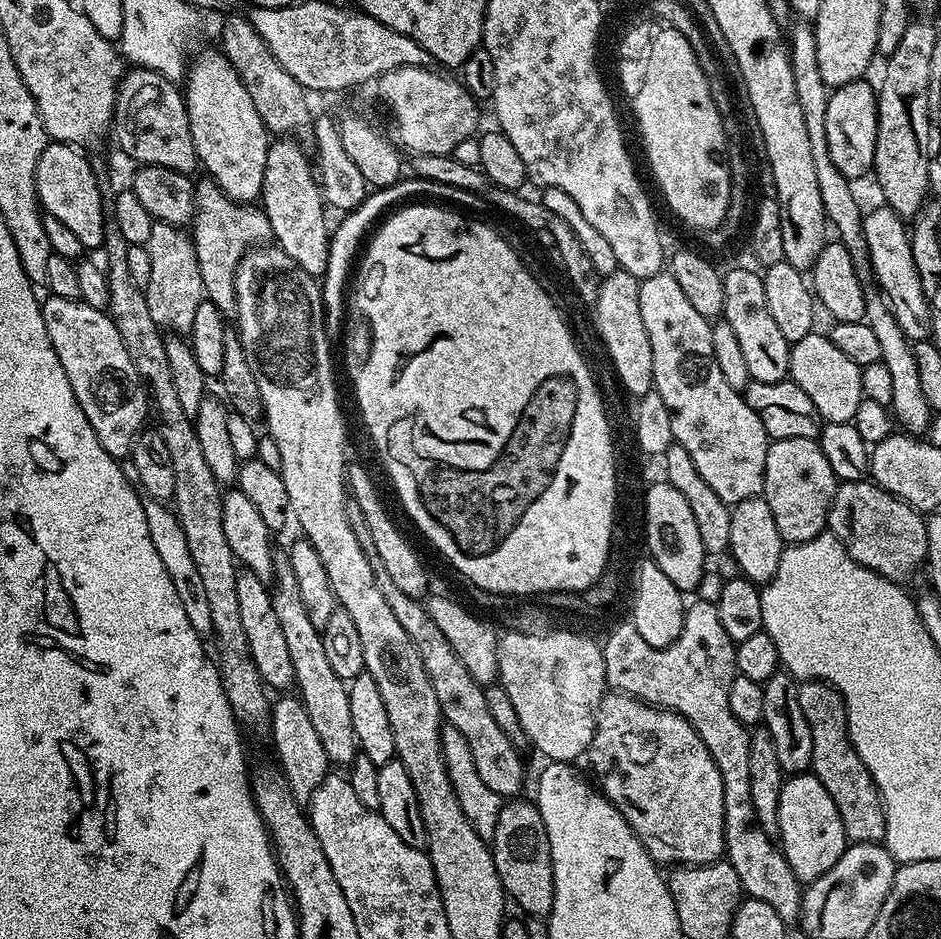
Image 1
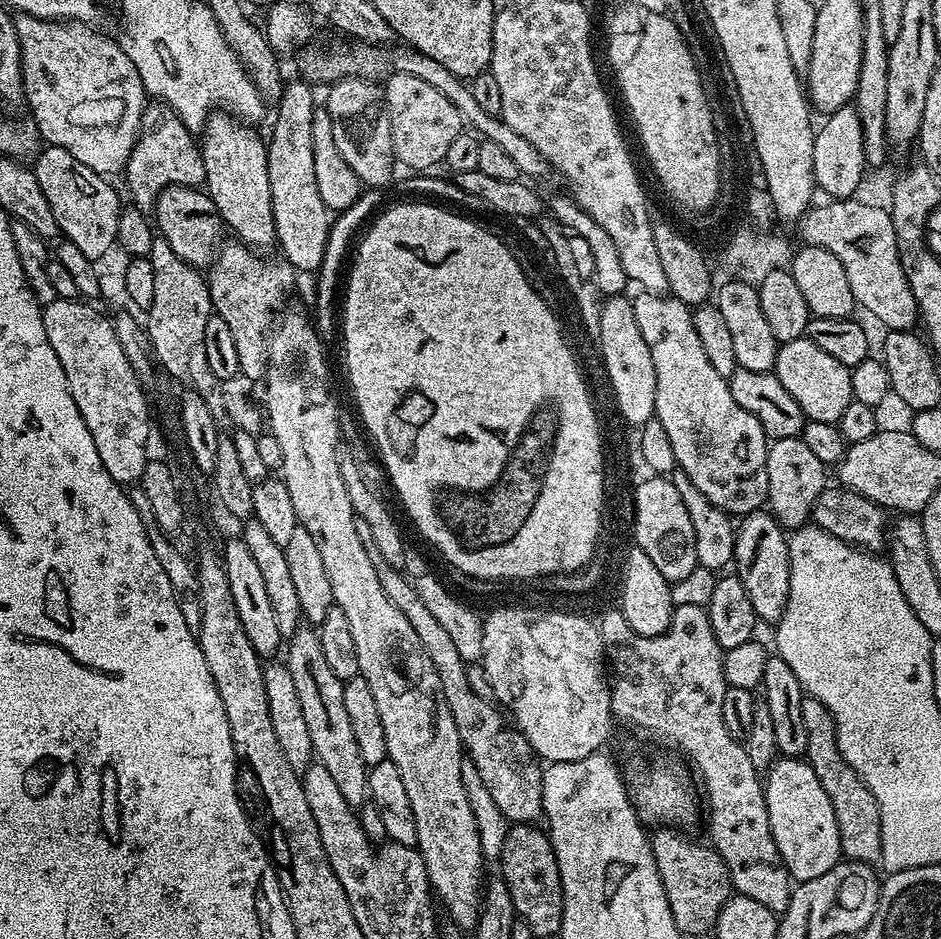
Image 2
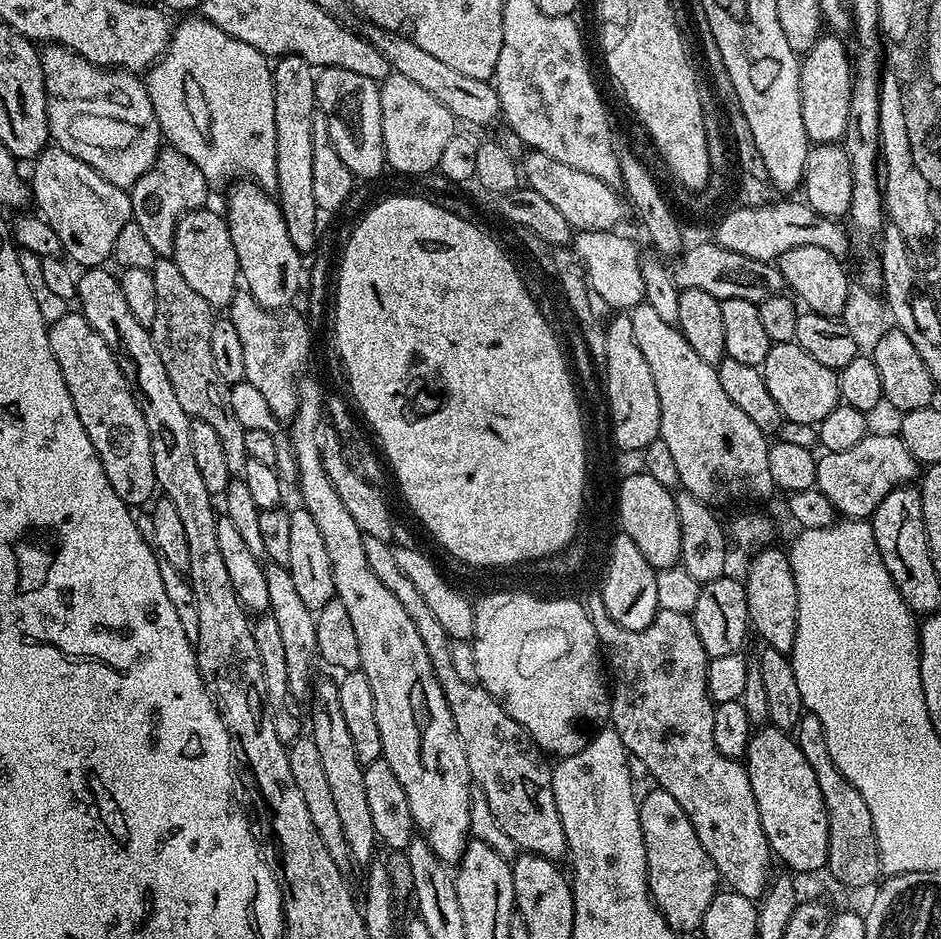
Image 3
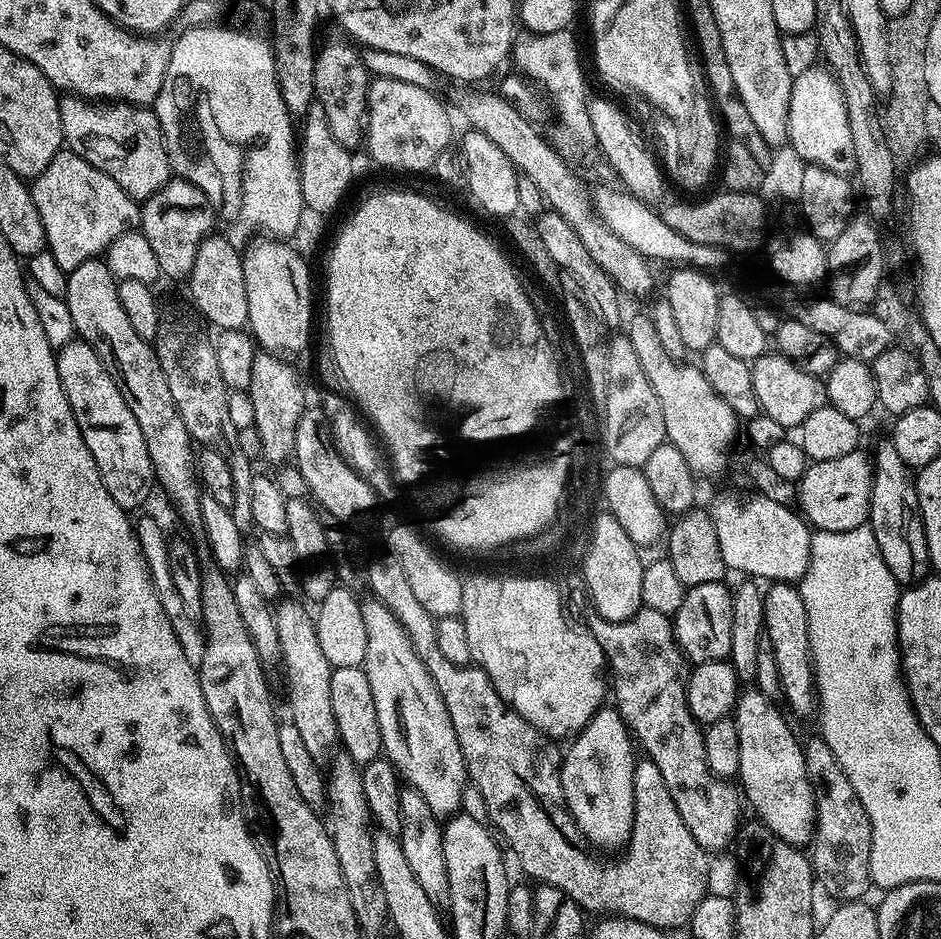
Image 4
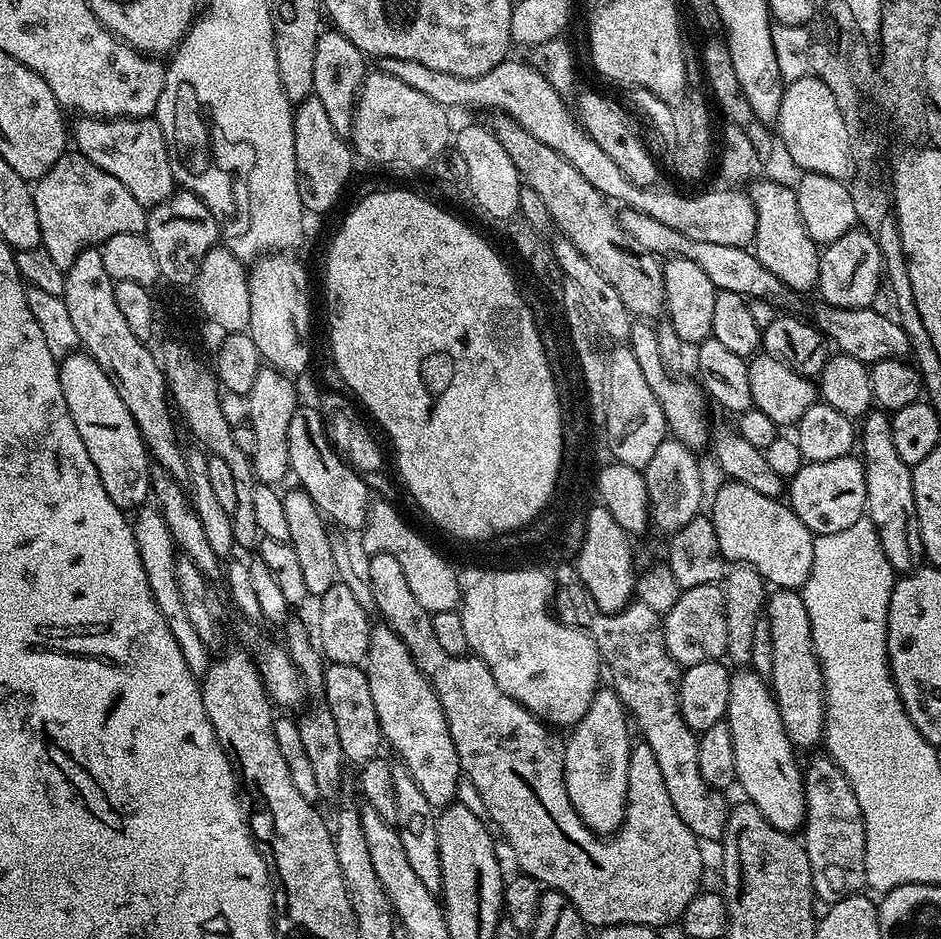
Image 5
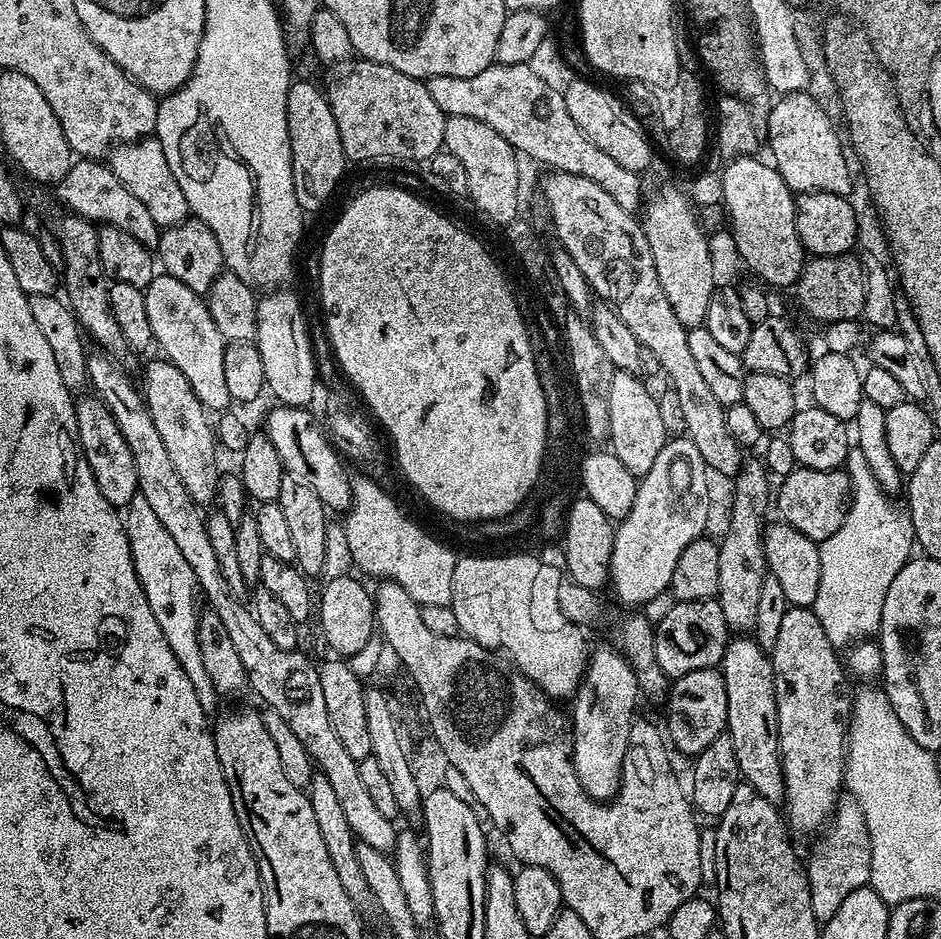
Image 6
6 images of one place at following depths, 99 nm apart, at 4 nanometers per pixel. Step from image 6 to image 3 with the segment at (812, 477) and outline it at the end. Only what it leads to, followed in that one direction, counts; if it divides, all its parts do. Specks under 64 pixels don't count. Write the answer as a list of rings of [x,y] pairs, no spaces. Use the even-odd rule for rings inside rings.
[[[869,434],[862,438],[862,442],[850,446],[850,450],[824,452],[816,461],[815,487],[826,494],[826,498],[830,498],[830,502],[845,517],[868,518],[894,488],[915,481],[917,476],[916,459],[910,454],[910,450],[906,450],[899,435]]]

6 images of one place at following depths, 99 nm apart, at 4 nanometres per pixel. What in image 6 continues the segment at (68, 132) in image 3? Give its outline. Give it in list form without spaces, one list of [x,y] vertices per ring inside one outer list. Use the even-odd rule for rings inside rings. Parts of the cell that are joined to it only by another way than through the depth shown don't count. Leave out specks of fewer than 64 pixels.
[[[145,138],[133,140],[131,144],[117,144],[109,151],[106,163],[118,178],[118,182],[122,182],[122,186],[126,186],[126,190],[139,198],[146,210],[150,210],[151,217],[161,229],[172,228],[189,219],[190,209],[182,194],[182,186],[178,186],[170,170],[170,162],[166,162],[166,154],[162,154],[159,140]]]

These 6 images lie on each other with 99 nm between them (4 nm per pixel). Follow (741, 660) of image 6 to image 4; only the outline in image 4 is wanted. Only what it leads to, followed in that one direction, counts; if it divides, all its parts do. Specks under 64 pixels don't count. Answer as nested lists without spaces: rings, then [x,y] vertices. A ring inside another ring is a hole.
[[[755,690],[741,691],[734,709],[734,719],[738,726],[738,758],[740,771],[738,784],[742,789],[743,799],[756,811],[755,819],[765,824],[774,836],[782,838],[782,842],[797,846],[811,845],[812,836],[816,832],[816,799],[810,786],[810,778],[806,774],[806,762],[801,741],[796,741],[788,720],[776,709],[773,701],[767,700],[761,692]]]

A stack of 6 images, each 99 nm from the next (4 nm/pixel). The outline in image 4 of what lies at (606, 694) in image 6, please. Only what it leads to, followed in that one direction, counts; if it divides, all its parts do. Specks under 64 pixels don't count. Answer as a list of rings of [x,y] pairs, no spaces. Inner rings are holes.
[[[602,706],[569,744],[572,745],[563,753],[560,766],[560,785],[568,812],[593,849],[623,849],[632,837],[634,822],[634,774],[638,756],[632,753],[632,733],[615,707]]]

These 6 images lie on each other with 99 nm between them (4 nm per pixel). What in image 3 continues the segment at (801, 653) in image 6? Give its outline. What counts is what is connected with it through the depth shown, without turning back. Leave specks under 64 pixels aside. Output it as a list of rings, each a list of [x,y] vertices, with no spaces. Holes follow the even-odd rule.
[[[772,546],[761,547],[755,553],[757,556],[748,564],[748,580],[743,581],[748,618],[751,631],[755,635],[757,632],[767,647],[788,654],[794,646],[794,634],[798,626],[798,590],[794,586],[788,552],[785,549],[768,547]]]

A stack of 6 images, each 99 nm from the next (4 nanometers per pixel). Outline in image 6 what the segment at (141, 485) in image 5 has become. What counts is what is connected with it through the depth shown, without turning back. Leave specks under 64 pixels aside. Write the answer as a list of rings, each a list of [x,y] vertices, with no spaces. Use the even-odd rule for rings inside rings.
[[[88,394],[85,400],[77,399],[76,425],[78,426],[78,440],[80,449],[84,451],[86,462],[94,474],[94,482],[98,482],[98,490],[102,490],[102,498],[110,502],[117,510],[127,509],[138,496],[138,470],[134,470],[134,454],[130,454],[130,446],[126,446],[126,438],[122,438],[122,430],[114,420],[114,414],[95,395]]]

